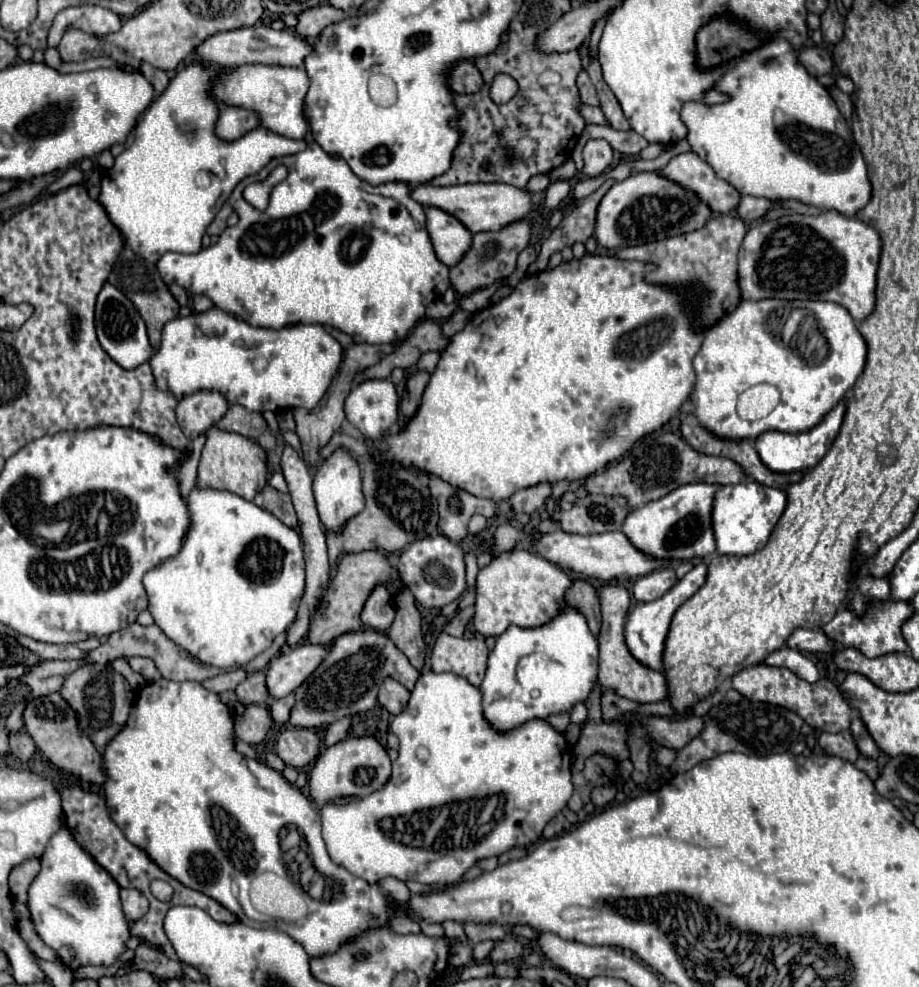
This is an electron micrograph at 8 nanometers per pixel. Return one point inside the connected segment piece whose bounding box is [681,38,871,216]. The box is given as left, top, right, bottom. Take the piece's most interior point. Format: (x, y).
(780, 135)

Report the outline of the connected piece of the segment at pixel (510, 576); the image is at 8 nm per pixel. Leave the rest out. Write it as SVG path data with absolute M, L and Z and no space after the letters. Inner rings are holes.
M513 550L513 554L501 554L501 558L493 558L489 566L481 568L477 574L477 602L475 602L475 616L473 626L483 636L501 636L509 626L519 628L537 628L551 622L557 614L561 614L565 592L573 584L573 578L567 576L559 566L545 562L537 554L529 550Z

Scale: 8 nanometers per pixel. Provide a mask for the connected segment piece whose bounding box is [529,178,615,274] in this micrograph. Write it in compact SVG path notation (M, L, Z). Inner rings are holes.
M605 180L601 188L597 188L593 194L589 194L585 200L581 200L575 210L571 210L563 222L559 224L557 230L551 232L551 236L543 242L543 248L537 256L537 260L529 266L529 272L537 274L547 268L547 262L553 252L561 252L565 246L573 246L575 242L587 242L591 234L595 232L595 216L597 216L597 206L603 198L603 194L613 186L615 180Z

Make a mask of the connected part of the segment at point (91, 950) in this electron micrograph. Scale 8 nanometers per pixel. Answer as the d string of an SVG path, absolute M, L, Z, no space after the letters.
M59 830L41 858L41 872L29 888L29 912L41 940L51 946L71 970L79 966L111 966L125 952L129 924L121 914L119 886L73 842L69 830Z

